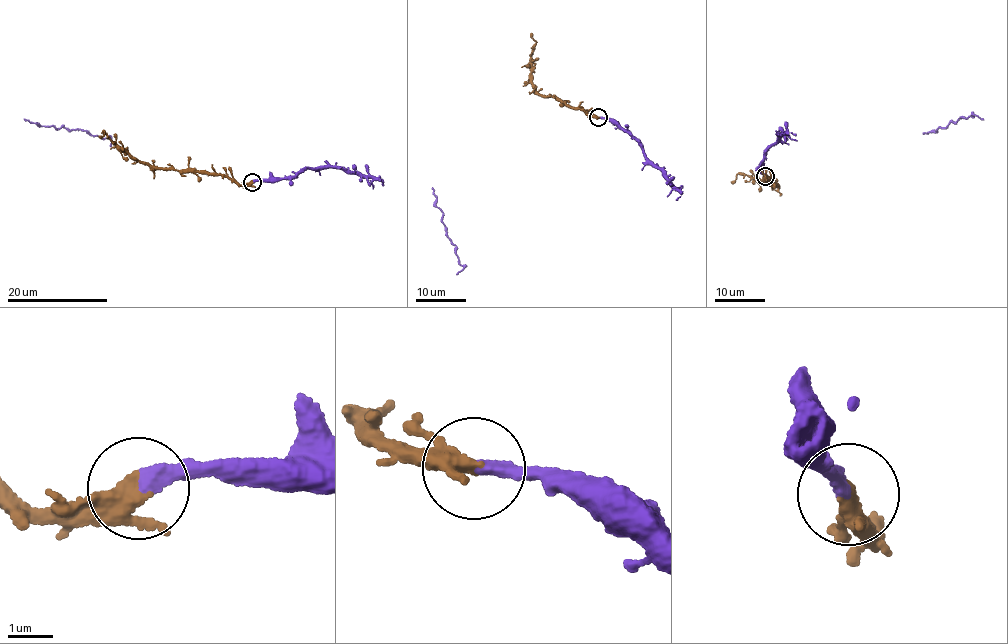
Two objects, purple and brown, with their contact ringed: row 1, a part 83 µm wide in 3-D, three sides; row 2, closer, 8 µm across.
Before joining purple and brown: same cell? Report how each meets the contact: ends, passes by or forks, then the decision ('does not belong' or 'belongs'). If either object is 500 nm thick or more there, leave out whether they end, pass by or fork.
purple ends there; brown passes by; belongs

